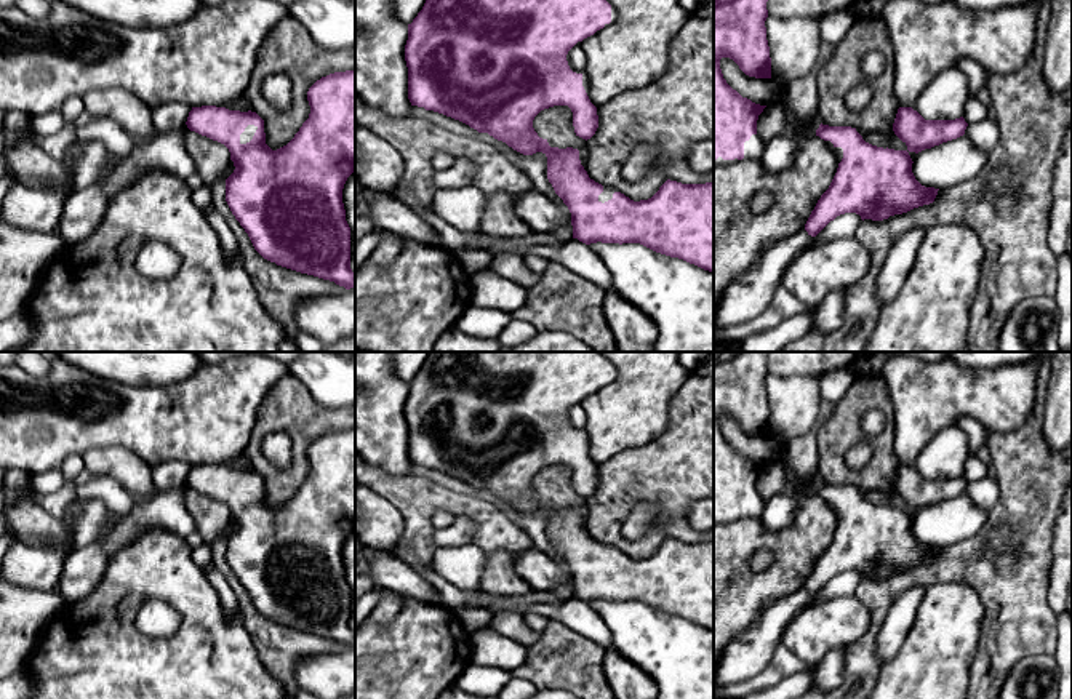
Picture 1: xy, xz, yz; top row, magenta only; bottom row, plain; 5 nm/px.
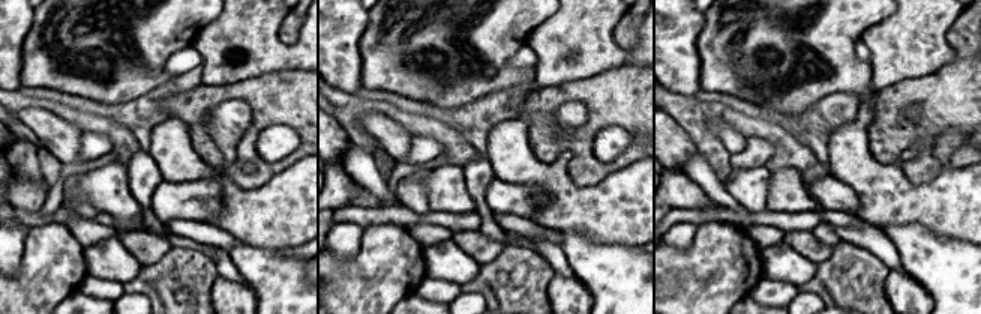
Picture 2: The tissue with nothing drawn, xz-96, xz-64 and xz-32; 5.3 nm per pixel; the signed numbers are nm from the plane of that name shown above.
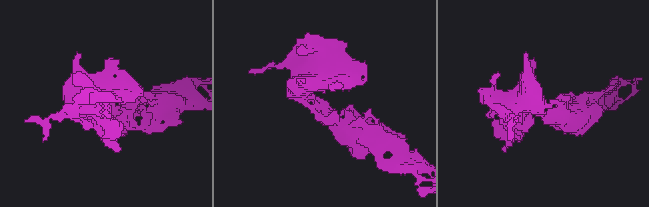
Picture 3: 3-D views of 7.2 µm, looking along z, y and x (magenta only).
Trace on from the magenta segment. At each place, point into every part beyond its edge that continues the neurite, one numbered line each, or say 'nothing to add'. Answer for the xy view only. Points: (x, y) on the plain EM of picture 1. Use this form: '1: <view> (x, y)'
1: xy (250, 488)

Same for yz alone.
1: yz (754, 506)

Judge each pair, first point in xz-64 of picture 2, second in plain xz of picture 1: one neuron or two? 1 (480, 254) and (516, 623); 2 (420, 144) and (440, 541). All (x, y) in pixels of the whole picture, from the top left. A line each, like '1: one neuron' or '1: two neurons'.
1: one neuron
2: one neuron

